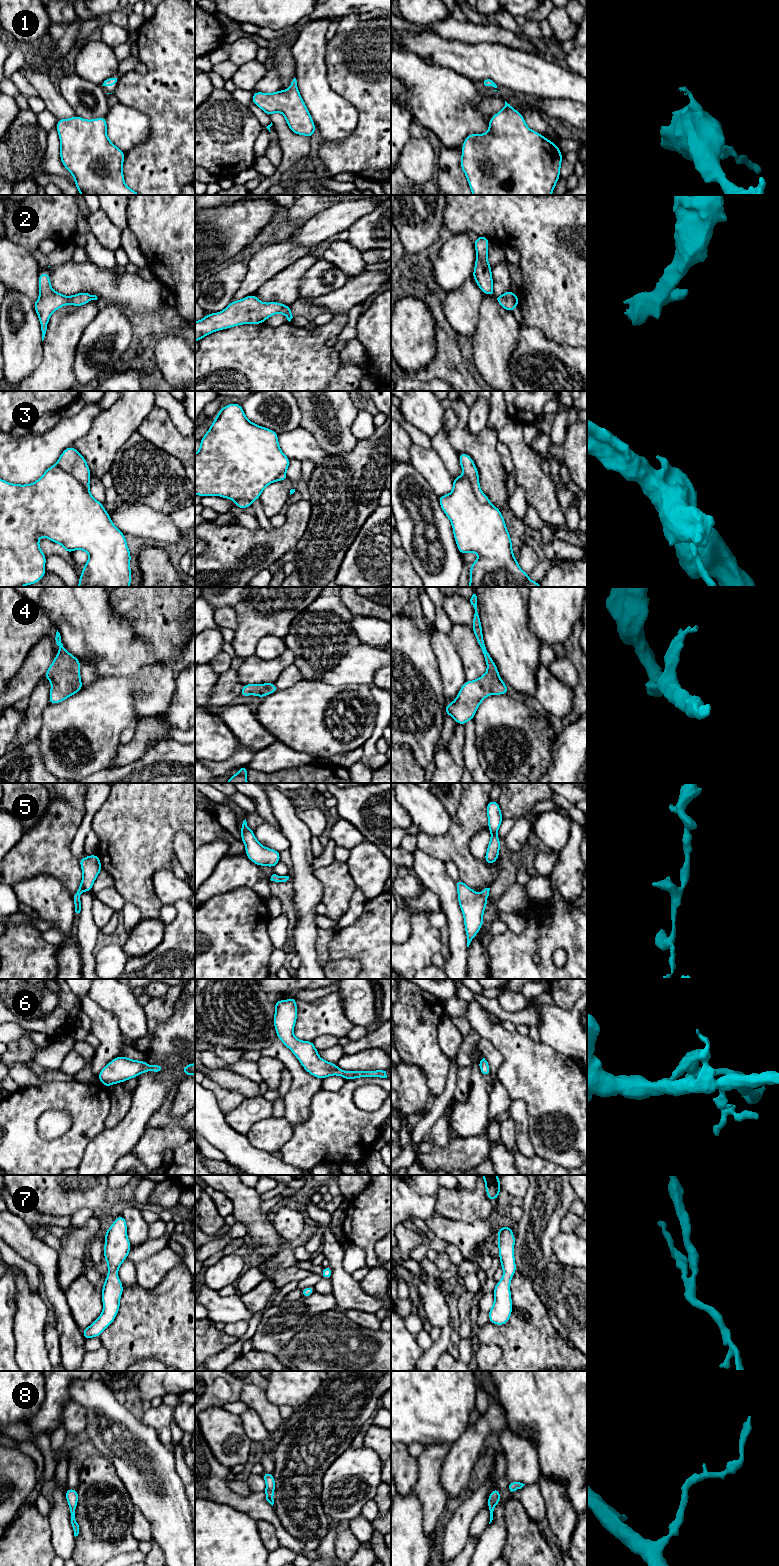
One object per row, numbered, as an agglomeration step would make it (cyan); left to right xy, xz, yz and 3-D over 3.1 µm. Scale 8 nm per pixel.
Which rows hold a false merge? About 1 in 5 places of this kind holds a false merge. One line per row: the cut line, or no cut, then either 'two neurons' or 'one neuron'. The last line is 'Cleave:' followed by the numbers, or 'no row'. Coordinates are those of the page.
1: no cut | one neuron
2: no cut | one neuron
3: yz (464, 472), (471, 482), (476, 498), (480, 502), (488, 504) | two neurons
4: no cut | one neuron
5: no cut | one neuron
6: no cut | one neuron
7: no cut | one neuron
8: no cut | one neuron
Cleave: 3

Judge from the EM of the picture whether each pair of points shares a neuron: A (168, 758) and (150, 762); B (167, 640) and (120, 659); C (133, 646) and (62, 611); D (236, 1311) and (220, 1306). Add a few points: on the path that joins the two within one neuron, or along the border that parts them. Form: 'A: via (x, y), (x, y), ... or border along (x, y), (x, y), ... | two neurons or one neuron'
A: via (164, 762), (154, 762) | one neuron
B: border along (134, 631), (151, 646), (153, 652), (160, 660) | two neurons
C: via (115, 646), (100, 637), (80, 617) | one neuron
D: via (232, 1309), (224, 1309) | one neuron

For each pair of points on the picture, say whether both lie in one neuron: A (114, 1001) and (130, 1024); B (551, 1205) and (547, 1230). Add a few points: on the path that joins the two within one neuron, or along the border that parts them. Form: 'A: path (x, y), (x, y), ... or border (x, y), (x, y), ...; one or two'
A: path (120, 1007), (130, 1018); one
B: path (547, 1211), (547, 1224); one

